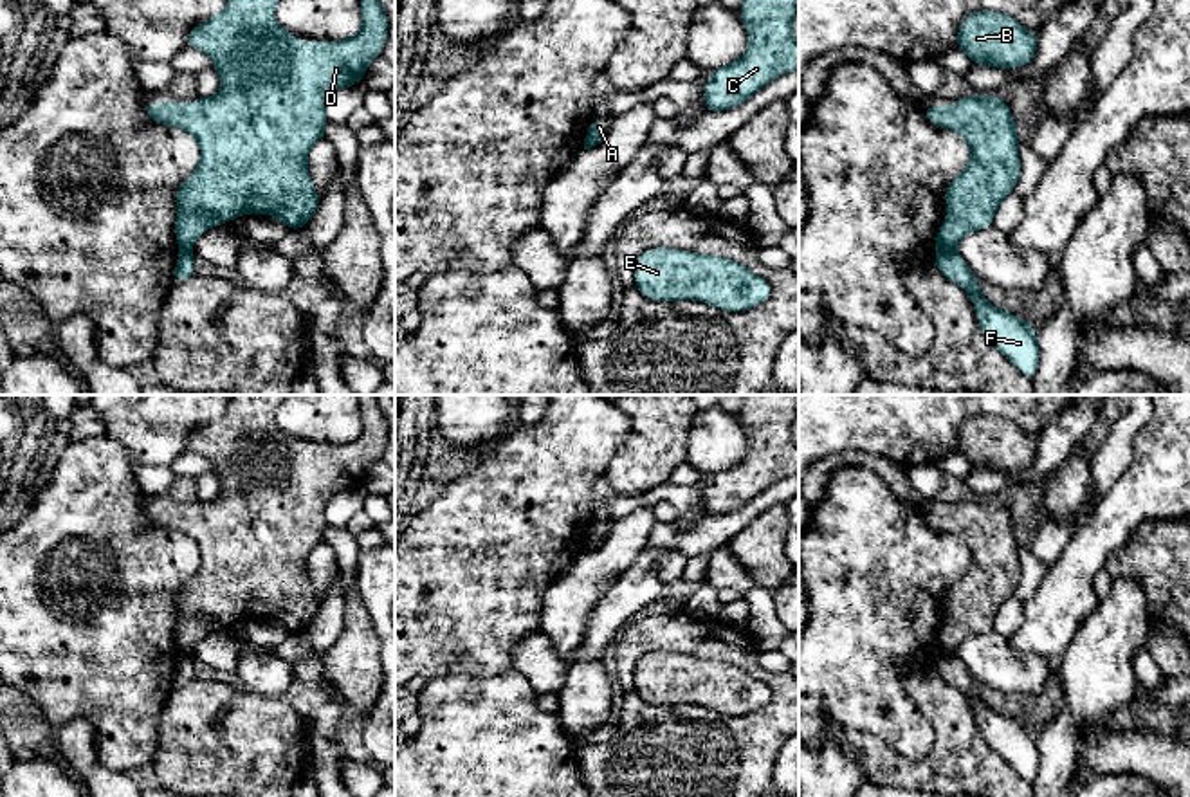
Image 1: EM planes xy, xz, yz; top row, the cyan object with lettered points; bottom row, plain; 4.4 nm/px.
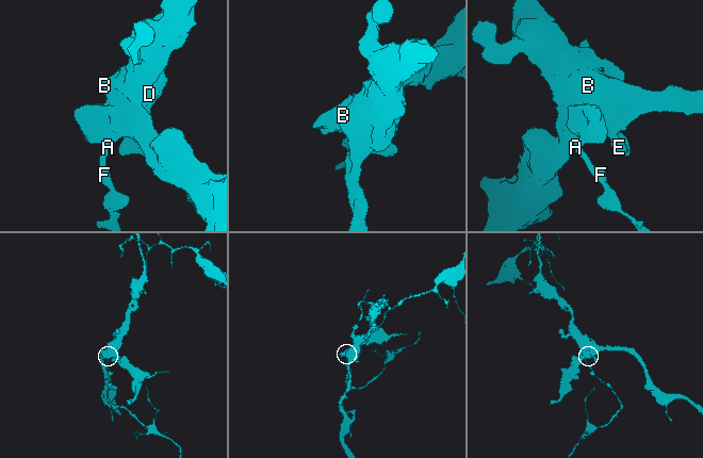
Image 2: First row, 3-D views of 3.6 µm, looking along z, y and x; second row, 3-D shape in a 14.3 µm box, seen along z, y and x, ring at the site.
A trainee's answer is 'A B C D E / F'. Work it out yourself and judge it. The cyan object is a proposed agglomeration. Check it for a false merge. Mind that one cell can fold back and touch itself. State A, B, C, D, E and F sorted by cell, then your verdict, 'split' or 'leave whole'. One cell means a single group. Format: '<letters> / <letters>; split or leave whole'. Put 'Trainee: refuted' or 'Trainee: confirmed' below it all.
A B C D E / F; split
Trainee: confirmed

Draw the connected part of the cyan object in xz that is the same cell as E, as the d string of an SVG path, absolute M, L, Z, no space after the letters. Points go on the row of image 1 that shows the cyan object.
M654 247L635 261L635 283L656 301L703 301L725 312L757 307L772 294L766 279L716 254Z

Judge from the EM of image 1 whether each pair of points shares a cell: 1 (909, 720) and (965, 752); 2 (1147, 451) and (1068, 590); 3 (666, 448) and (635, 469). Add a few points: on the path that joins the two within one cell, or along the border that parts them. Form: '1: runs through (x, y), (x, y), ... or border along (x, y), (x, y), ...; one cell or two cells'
1: border along (911, 698), (934, 731), (934, 747), (918, 763); two cells
2: runs through (1145, 485), (1115, 516), (1113, 523), (1084, 556); one cell
3: runs through (659, 448), (642, 462); one cell

